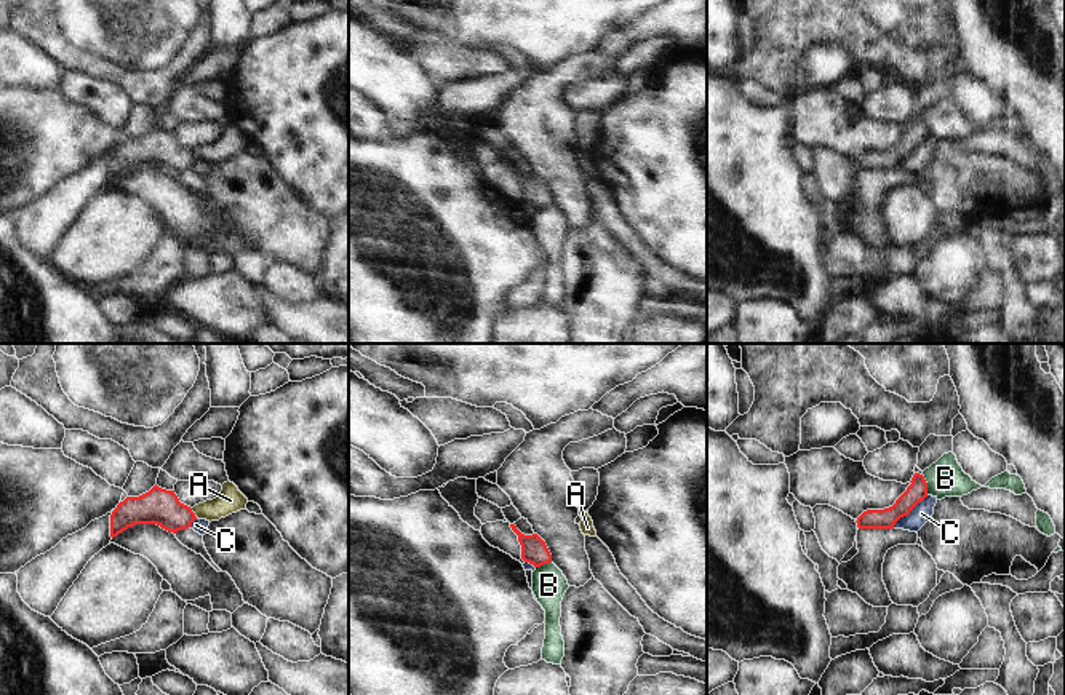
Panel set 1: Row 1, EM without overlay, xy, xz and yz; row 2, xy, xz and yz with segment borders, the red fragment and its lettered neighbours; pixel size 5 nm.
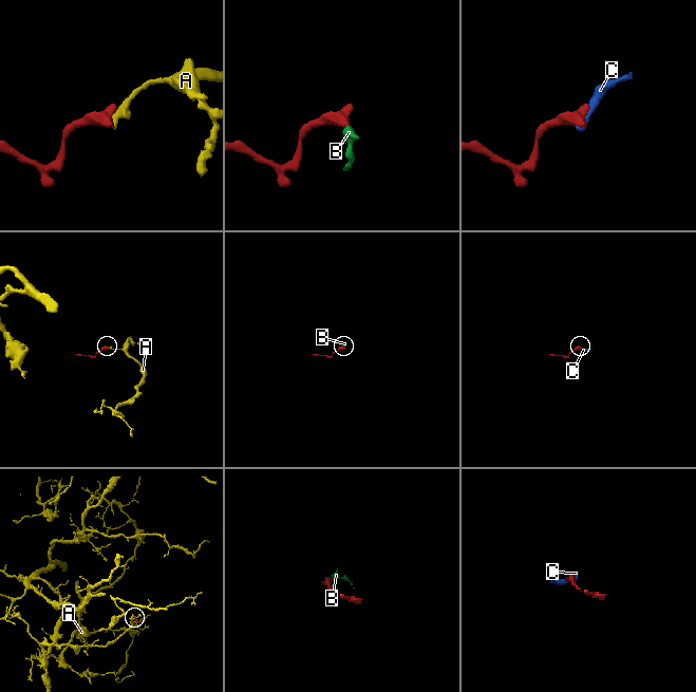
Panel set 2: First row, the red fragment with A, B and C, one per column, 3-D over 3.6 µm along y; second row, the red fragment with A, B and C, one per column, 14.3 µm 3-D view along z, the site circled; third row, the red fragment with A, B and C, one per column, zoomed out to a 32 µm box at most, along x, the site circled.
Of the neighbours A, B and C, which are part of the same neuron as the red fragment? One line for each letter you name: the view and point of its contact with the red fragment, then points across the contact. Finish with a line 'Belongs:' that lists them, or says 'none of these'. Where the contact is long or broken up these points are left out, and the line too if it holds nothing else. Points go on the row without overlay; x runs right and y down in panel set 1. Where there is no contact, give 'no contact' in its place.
Belongs: none of these

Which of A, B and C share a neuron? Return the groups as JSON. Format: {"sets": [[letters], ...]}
{"sets": [["A", "B"], ["C"]]}

